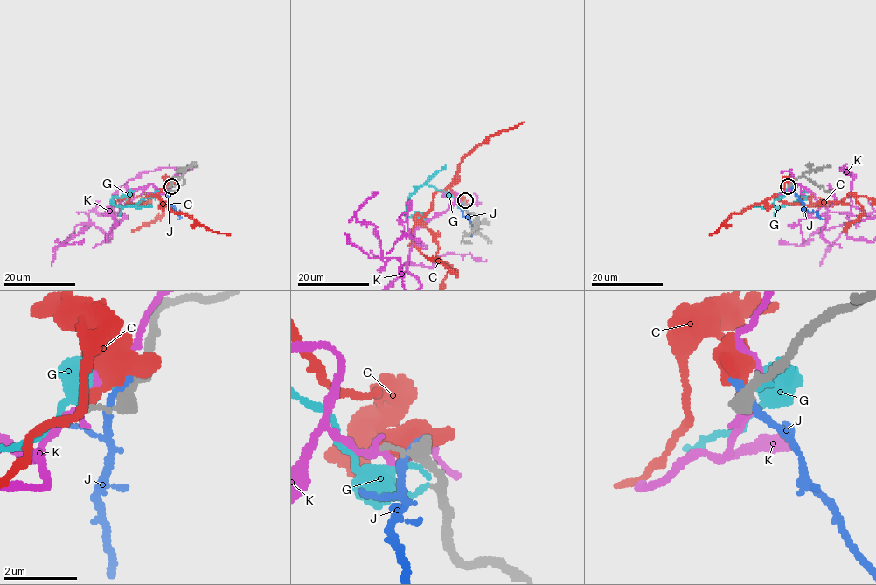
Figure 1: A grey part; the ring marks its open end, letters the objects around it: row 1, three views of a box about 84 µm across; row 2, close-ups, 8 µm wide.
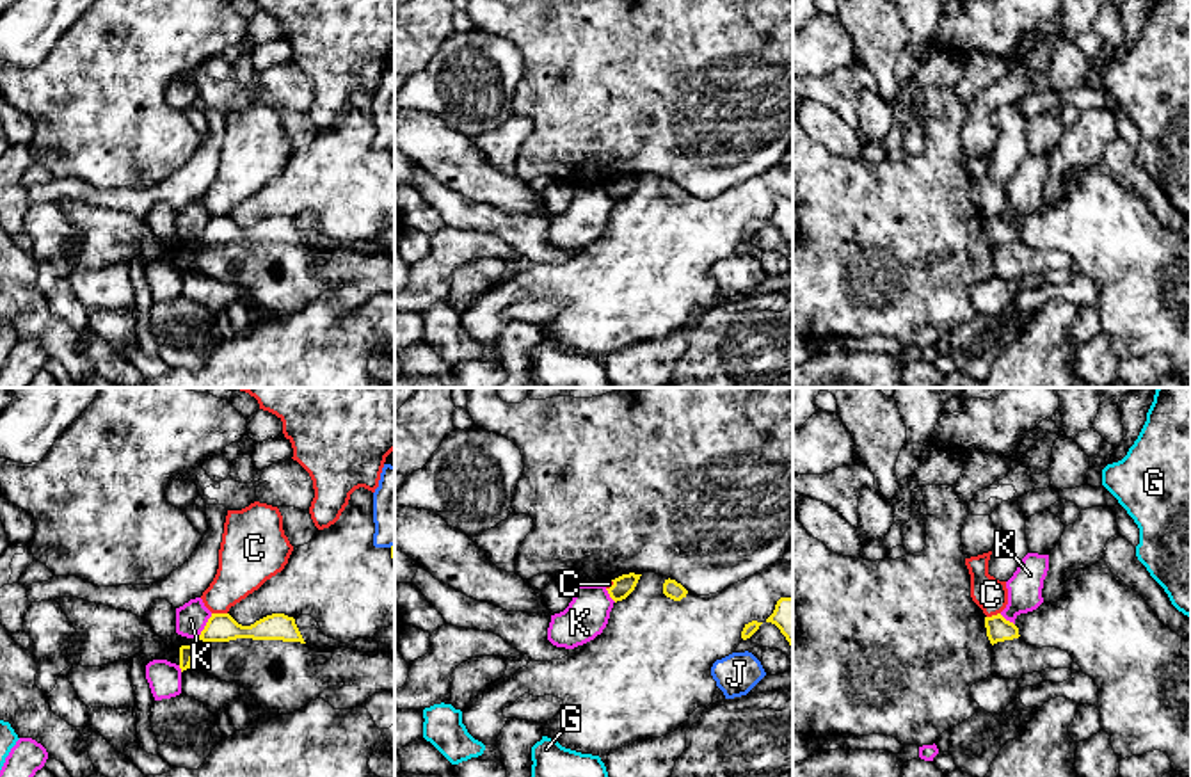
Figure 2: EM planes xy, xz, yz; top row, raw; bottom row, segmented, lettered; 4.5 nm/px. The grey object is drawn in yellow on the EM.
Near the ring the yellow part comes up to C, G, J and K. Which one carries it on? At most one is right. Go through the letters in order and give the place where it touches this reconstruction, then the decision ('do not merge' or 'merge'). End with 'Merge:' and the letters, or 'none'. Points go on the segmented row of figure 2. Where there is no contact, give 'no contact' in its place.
C: meets yellow in xy at (219, 614); do not merge
G: no contact; do not merge
J: no contact; do not merge
K: meets yellow in xy at (205, 626); do not merge
Merge: none

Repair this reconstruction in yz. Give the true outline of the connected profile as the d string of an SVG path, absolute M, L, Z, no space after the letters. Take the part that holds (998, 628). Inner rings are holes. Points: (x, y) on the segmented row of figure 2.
M1001 613L985 617L987 637L990 644L1019 638L1019 628Z

